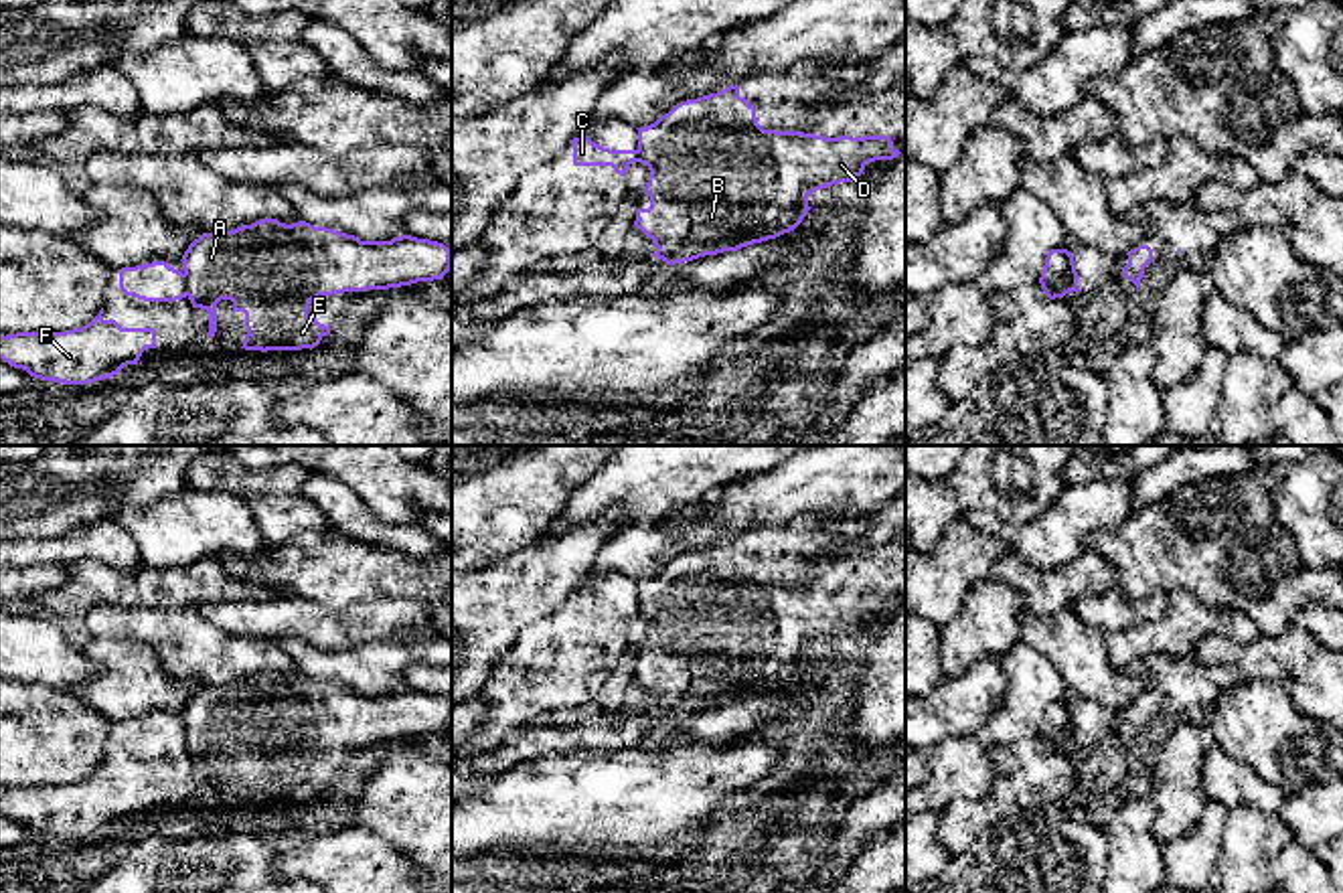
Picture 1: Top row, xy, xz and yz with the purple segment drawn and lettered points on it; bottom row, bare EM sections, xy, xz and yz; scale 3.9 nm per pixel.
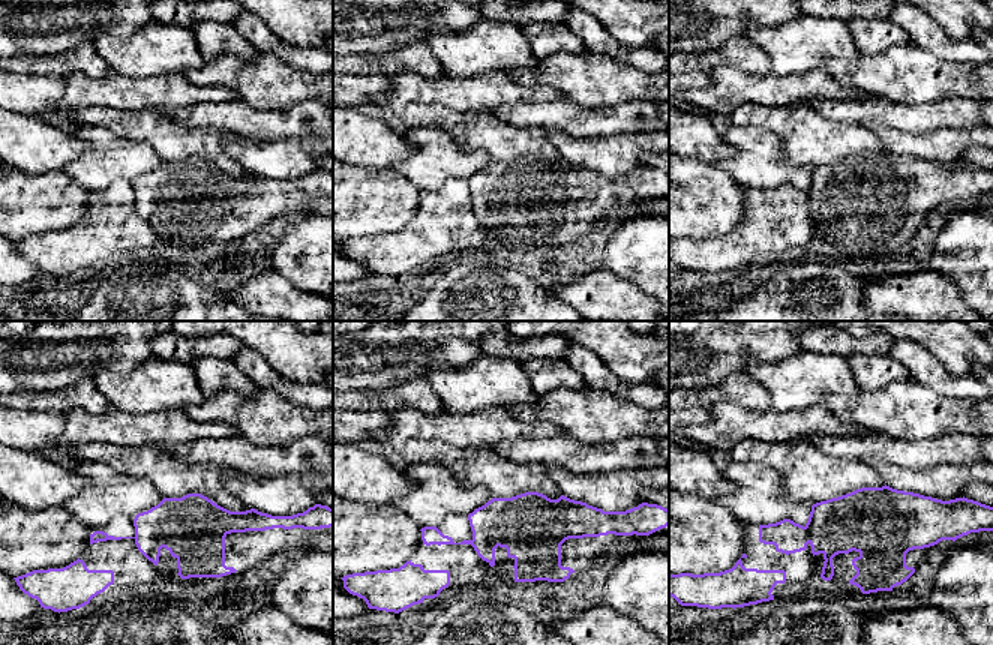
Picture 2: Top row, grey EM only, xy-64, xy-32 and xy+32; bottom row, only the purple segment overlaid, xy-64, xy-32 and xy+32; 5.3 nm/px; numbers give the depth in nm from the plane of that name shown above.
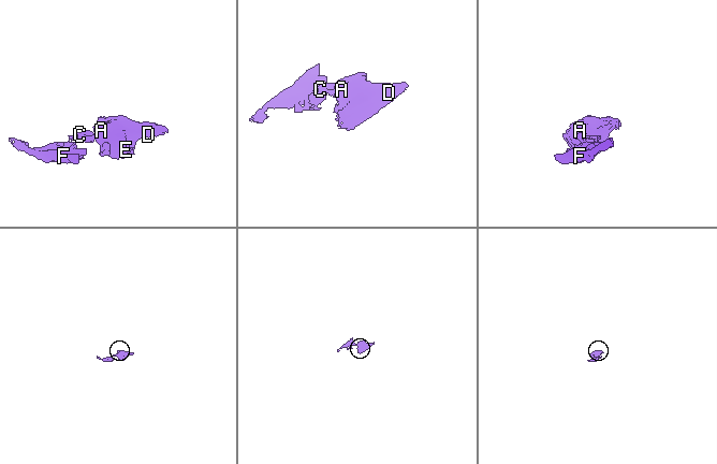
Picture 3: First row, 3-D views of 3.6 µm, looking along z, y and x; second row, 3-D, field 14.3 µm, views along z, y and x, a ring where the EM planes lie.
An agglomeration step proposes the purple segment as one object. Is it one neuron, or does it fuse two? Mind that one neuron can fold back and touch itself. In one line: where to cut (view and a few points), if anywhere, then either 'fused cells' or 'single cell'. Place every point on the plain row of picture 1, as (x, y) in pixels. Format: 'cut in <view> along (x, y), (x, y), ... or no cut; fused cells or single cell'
cut in xy along (183, 727), (187, 748); fused cells

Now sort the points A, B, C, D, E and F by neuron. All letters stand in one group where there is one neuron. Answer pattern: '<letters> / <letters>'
A B D E / C F

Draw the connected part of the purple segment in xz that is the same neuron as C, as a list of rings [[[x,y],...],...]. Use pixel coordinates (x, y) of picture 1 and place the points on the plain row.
[[[589,589],[573,591],[575,620],[612,620],[616,628],[626,630],[632,616],[640,616],[638,603],[610,603],[589,593]]]

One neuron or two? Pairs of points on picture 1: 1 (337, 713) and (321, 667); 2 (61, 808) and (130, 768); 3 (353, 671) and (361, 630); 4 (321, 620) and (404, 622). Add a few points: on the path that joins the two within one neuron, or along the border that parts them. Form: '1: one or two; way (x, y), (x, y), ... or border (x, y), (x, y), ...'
1: two; border (300, 673), (369, 695)
2: one; way (77, 808), (92, 806), (114, 784)
3: two; border (310, 644), (408, 644)
4: one; way (341, 622), (383, 622)

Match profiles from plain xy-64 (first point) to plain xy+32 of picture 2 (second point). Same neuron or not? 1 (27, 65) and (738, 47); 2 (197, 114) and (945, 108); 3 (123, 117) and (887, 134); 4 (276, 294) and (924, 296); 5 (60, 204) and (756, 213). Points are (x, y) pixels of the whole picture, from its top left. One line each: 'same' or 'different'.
1: same
2: same
3: different
4: same
5: different

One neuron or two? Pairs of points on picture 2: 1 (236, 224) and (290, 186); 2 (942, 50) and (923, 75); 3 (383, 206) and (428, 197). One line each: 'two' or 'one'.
1: one
2: two
3: two

